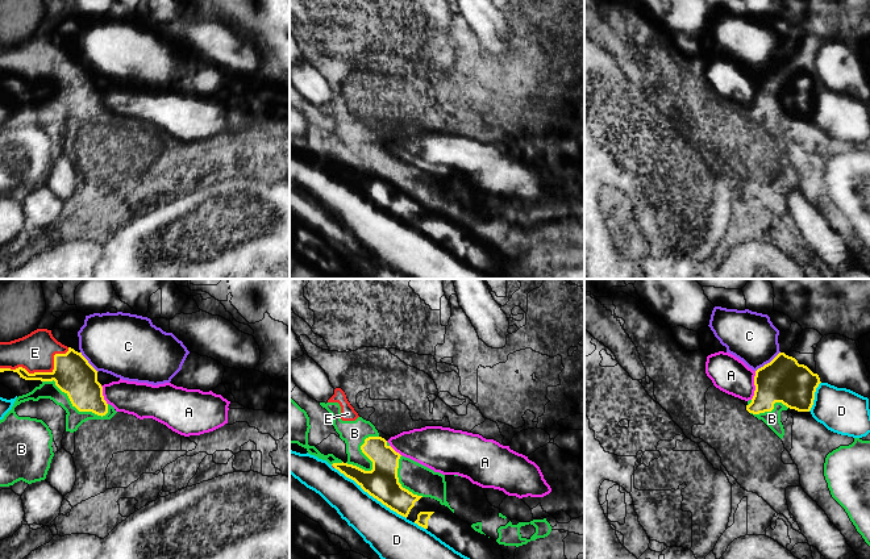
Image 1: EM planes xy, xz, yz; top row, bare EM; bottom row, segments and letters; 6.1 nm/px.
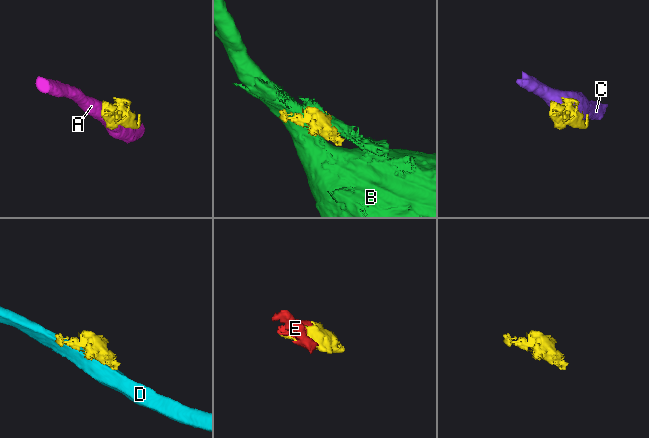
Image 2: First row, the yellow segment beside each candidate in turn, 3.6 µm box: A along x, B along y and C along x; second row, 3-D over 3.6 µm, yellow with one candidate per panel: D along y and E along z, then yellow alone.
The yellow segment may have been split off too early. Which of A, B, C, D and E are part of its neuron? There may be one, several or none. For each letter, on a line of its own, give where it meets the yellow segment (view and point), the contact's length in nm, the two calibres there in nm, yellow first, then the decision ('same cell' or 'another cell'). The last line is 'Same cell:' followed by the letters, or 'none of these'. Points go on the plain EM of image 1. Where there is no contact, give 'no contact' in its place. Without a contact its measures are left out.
A: meets yellow in yz at (754, 90); contact 180 nm long; 280 nm thick on the yellow side, 220 nm on the other; another cell
B: meets yellow in xy at (74, 111); contact 460 nm long; 240 nm thick on the yellow side, 110 nm on the other; another cell
C: meets yellow in yz at (767, 69); contact 200 nm long; 280 nm thick on the yellow side, 300 nm on the other; another cell
D: meets yellow in xz at (370, 200); contact 550 nm long; 200 nm thick on the yellow side, 260 nm on the other; another cell
E: meets yellow in xy at (41, 78); contact 440 nm long; 240 nm thick on the yellow side, 240 nm on the other; same cell
Same cell: E

